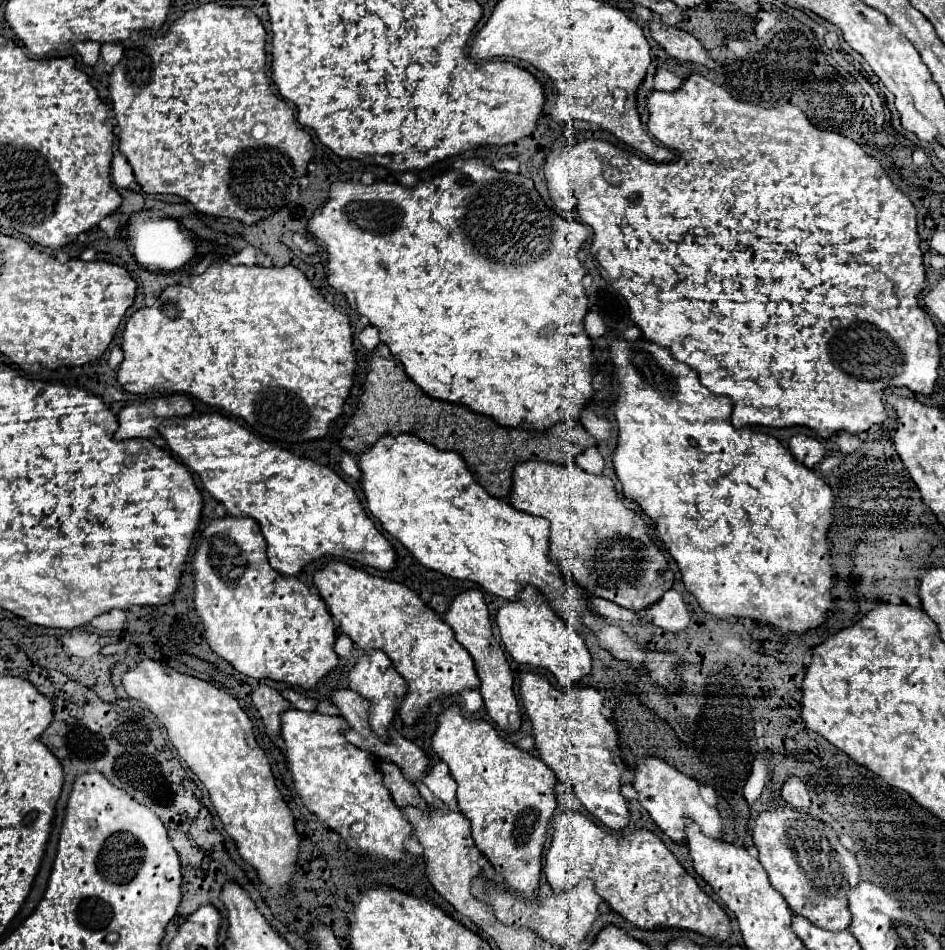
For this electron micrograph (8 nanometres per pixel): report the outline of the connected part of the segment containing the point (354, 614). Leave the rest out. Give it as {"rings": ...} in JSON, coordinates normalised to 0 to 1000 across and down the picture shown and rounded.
{"rings":[[[349,589],[337,600],[332,615],[360,663],[387,686],[396,682],[404,684],[415,695],[419,707],[430,716],[432,724],[421,747],[430,764],[438,764],[459,737],[508,722],[499,693],[493,682],[483,676],[480,663],[468,655],[459,642],[451,640],[440,623],[430,621],[428,615],[396,608],[362,589]]]}

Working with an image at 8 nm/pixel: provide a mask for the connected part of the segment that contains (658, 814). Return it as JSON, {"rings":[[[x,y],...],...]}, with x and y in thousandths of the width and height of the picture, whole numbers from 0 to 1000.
{"rings":[[[681,798],[675,802],[673,811],[671,811],[671,821],[669,827],[675,834],[675,844],[688,855],[688,861],[694,865],[694,869],[709,880],[711,886],[715,888],[726,888],[726,865],[732,863],[741,869],[741,874],[747,880],[756,880],[760,884],[766,884],[766,867],[764,861],[760,857],[760,853],[747,848],[747,844],[741,838],[741,825],[728,817],[724,817],[722,813],[717,813],[715,808],[711,808],[709,804],[696,800],[696,798]]]}

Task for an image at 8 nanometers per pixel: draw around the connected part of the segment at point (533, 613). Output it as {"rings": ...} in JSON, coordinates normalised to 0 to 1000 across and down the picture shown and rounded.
{"rings":[[[557,617],[548,625],[548,632],[535,634],[525,646],[525,657],[538,688],[548,701],[576,703],[588,712],[596,724],[610,722],[616,714],[624,709],[626,693],[618,680],[616,669],[610,667],[580,636],[576,636],[565,617]]]}

